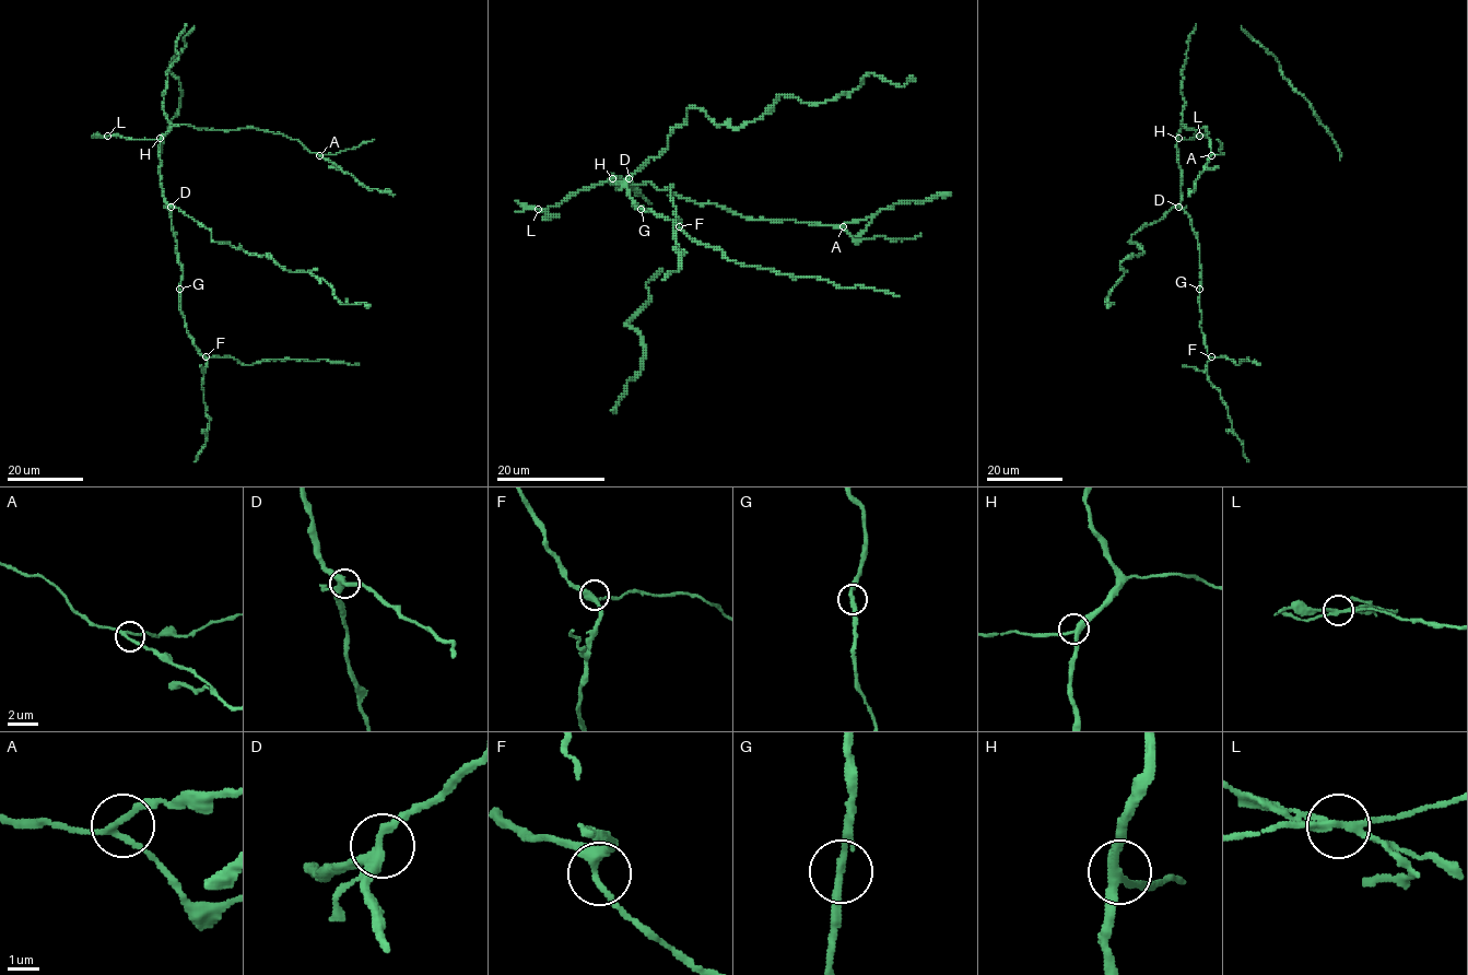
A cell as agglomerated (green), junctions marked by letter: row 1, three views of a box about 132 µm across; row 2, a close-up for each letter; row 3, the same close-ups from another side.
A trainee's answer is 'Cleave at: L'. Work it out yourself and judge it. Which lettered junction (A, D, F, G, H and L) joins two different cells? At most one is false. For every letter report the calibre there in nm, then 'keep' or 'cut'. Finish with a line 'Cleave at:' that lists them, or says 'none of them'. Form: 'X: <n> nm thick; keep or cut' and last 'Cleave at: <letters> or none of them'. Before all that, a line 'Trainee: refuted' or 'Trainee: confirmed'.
Trainee: confirmed
A: 170 nm thick; keep
D: 320 nm thick; keep
F: 300 nm thick; keep
G: 200 nm thick; keep
H: 300 nm thick; keep
L: 200 nm thick; cut
Cleave at: L

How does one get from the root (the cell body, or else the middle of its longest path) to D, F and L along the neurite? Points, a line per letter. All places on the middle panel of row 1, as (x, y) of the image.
D: (612, 178), (614, 183), (625, 183), (629, 178)
F: (612, 178), (614, 183), (626, 183), (627, 194), (637, 208), (650, 210), (679, 226)
L: (612, 178), (573, 191), (555, 206), (538, 210)

